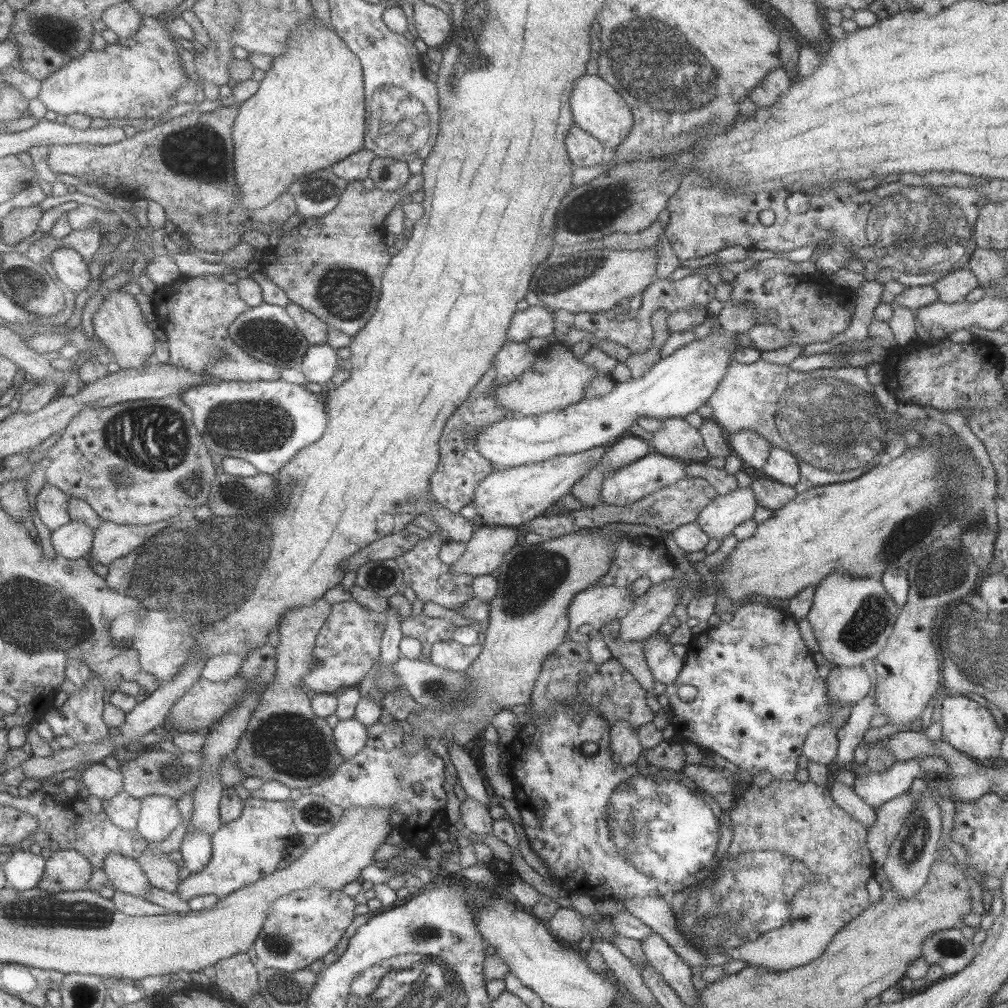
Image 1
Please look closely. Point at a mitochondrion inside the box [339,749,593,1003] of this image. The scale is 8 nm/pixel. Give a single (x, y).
(425, 932)

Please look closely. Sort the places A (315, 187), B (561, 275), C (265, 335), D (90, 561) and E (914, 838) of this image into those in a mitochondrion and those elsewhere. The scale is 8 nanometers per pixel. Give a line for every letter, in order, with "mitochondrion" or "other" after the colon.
A: mitochondrion
B: mitochondrion
C: mitochondrion
D: other
E: mitochondrion

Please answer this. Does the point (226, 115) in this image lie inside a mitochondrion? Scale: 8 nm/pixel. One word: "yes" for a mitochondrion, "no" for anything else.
no

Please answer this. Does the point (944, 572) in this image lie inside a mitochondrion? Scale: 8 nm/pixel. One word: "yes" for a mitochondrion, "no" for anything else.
yes

